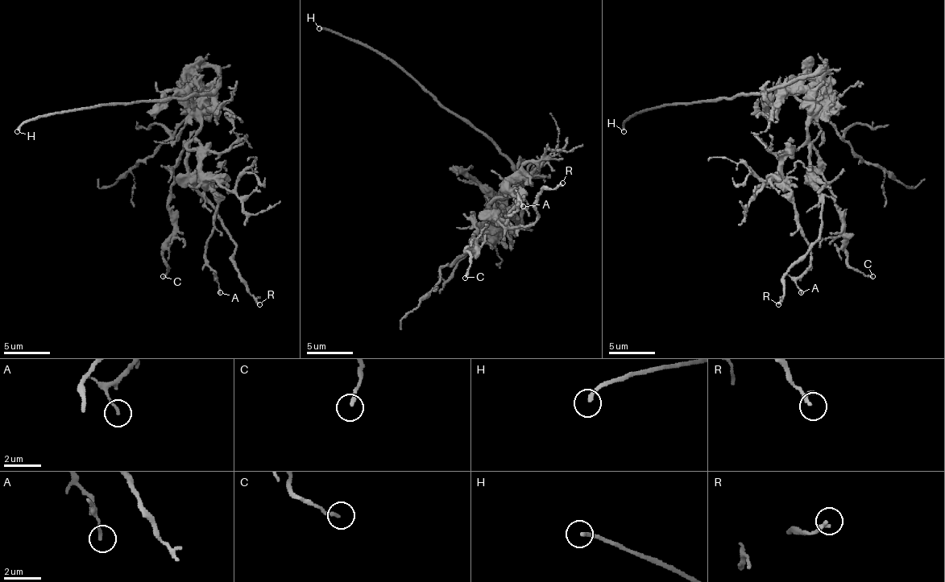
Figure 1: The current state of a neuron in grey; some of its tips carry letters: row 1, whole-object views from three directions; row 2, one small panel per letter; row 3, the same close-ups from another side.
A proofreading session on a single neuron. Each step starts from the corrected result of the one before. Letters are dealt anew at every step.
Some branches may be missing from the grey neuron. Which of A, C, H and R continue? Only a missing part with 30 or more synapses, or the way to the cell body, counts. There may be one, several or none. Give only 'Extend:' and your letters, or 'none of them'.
Extend: H

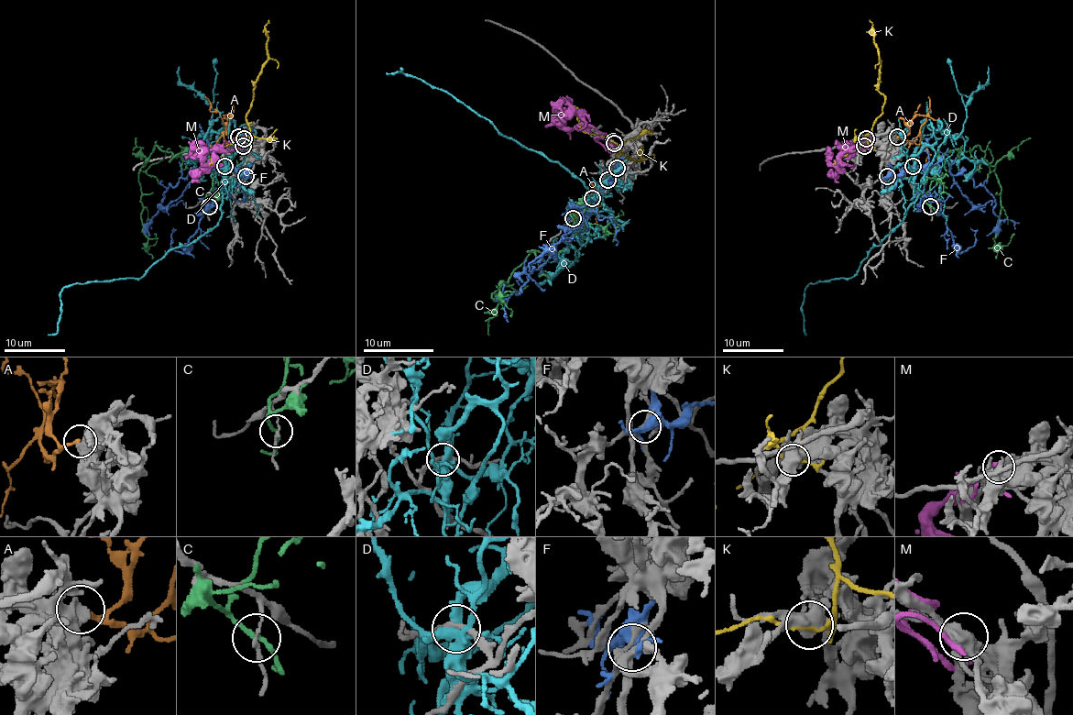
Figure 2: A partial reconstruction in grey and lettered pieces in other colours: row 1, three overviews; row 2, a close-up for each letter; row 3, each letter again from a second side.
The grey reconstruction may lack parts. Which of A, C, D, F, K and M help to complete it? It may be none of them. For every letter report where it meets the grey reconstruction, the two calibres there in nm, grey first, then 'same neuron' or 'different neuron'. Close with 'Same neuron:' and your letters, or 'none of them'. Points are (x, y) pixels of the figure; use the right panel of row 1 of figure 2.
A: meets grey at (897, 137); 440 nm thick on the grey side, 240 nm on the other; same neuron
C: meets grey at (930, 206); 130 nm thick on the grey side, 180 nm on the other; different neuron
D: meets grey at (913, 166); 190 nm thick on the grey side, 460 nm on the other; different neuron
F: meets grey at (887, 176); 260 nm thick on the grey side, 420 nm on the other; different neuron
K: meets grey at (864, 146); 480 nm thick on the grey side, 110 nm on the other; different neuron
M: meets grey at (866, 138); 280 nm thick on the grey side, 240 nm on the other; different neuron
Same neuron: A

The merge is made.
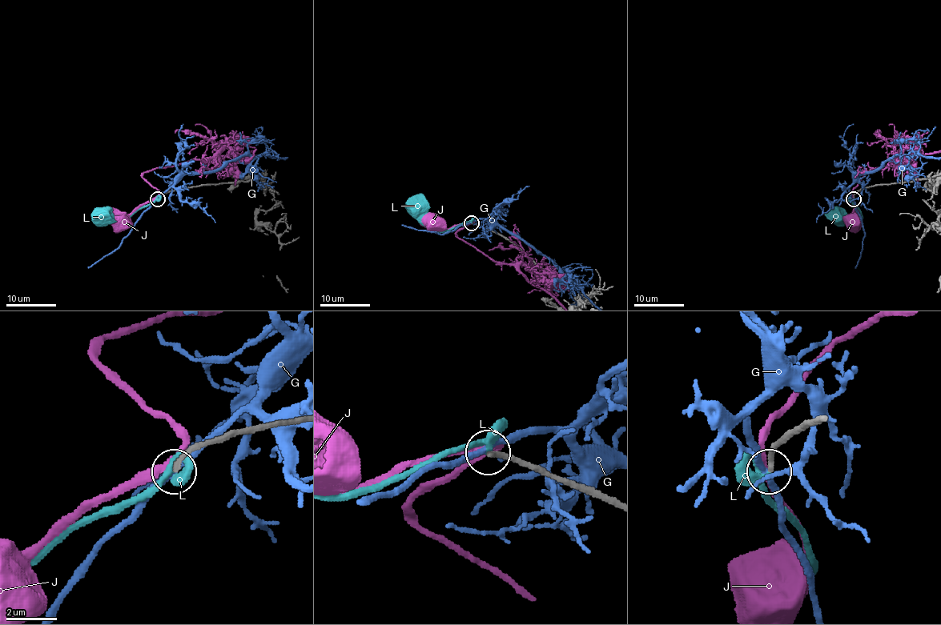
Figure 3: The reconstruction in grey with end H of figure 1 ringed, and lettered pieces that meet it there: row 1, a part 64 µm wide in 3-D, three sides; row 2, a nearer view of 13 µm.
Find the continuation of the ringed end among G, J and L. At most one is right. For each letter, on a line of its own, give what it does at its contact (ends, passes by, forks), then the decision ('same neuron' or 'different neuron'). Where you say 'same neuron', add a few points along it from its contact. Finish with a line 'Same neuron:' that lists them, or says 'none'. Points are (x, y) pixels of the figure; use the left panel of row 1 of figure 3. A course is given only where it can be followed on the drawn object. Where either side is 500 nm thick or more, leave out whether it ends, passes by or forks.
G: it passes by; different neuron
J: it passes by; different neuron
L: it passes by; same neuron; it runs (158, 199), (134, 210), (128, 216), (108, 219), (99, 216)
Same neuron: L

